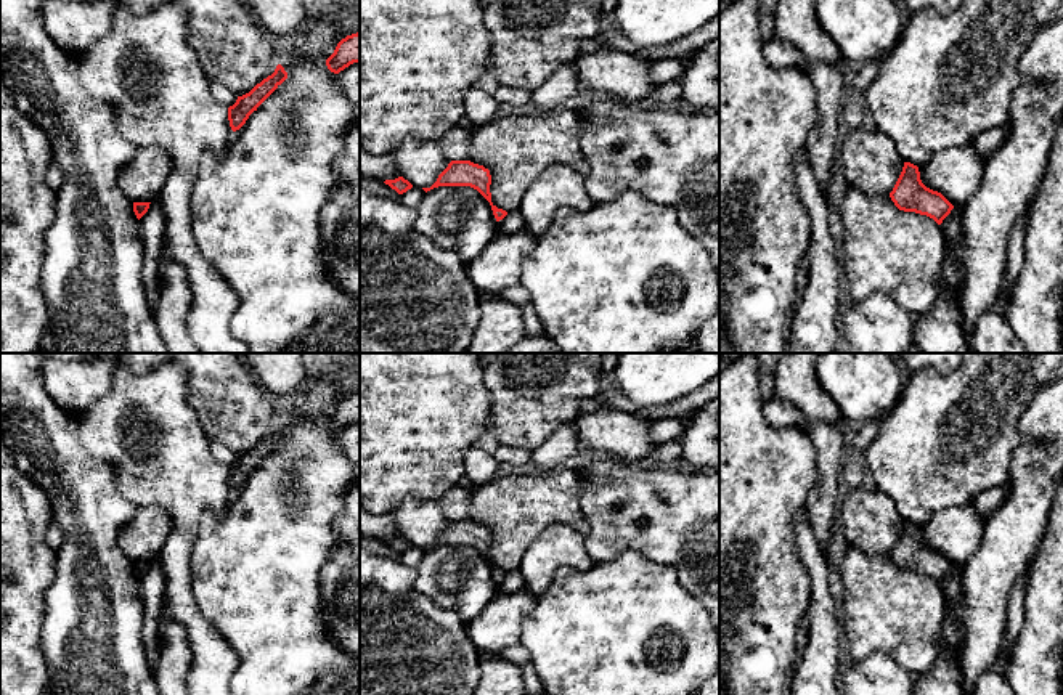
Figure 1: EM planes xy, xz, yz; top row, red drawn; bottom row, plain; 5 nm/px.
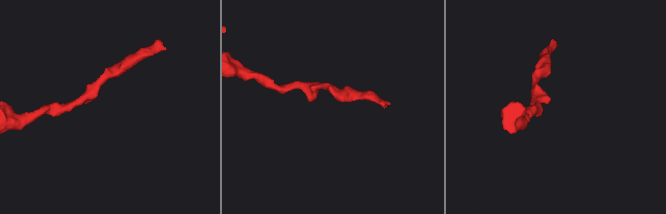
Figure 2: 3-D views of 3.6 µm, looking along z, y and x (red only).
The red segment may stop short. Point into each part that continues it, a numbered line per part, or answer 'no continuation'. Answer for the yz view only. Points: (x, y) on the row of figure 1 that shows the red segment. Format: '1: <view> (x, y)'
no continuation

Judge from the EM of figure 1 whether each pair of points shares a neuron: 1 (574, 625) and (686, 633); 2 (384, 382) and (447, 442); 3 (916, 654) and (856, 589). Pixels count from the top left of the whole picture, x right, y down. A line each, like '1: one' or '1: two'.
1: one
2: one
3: one

